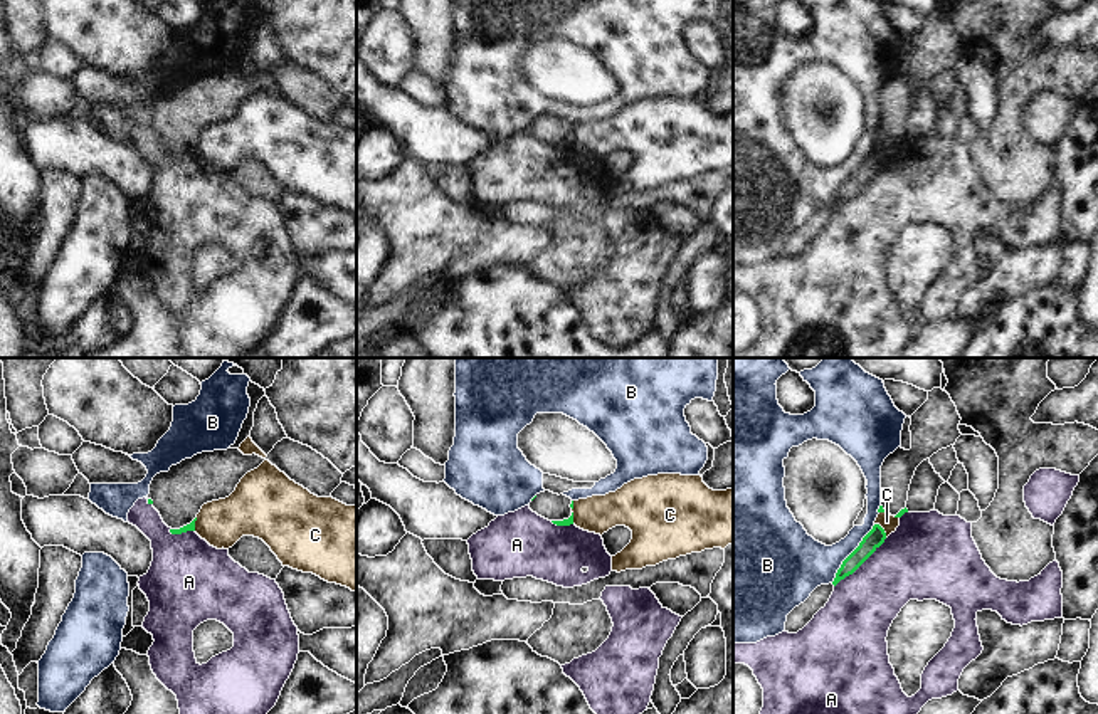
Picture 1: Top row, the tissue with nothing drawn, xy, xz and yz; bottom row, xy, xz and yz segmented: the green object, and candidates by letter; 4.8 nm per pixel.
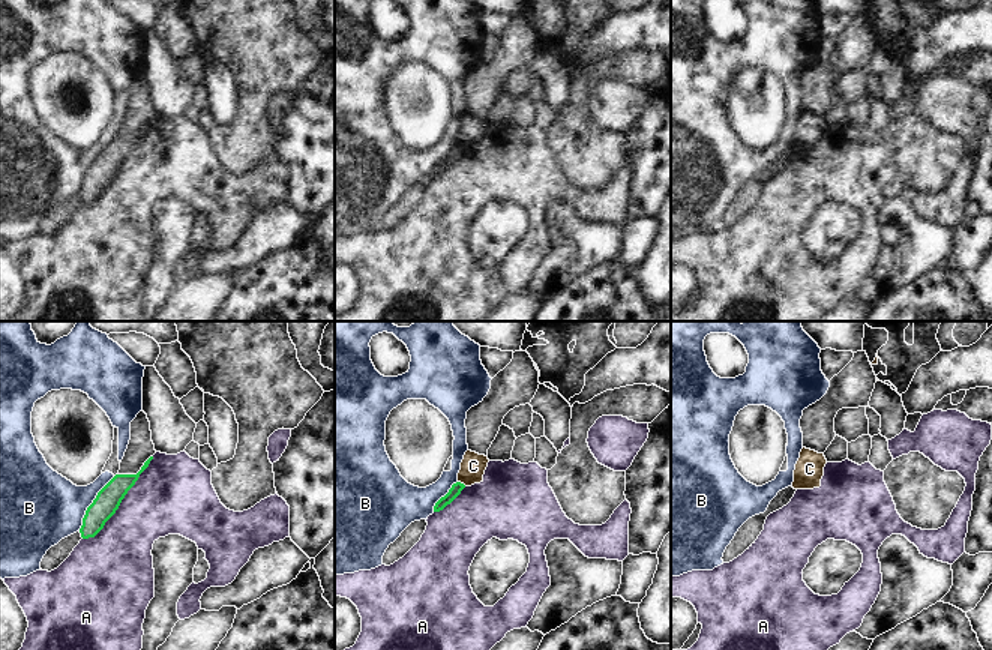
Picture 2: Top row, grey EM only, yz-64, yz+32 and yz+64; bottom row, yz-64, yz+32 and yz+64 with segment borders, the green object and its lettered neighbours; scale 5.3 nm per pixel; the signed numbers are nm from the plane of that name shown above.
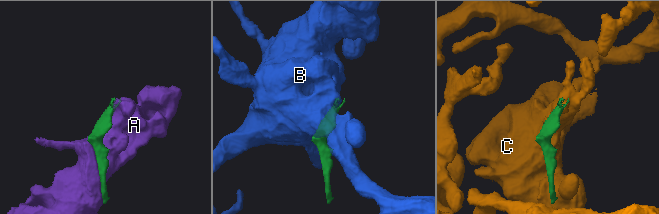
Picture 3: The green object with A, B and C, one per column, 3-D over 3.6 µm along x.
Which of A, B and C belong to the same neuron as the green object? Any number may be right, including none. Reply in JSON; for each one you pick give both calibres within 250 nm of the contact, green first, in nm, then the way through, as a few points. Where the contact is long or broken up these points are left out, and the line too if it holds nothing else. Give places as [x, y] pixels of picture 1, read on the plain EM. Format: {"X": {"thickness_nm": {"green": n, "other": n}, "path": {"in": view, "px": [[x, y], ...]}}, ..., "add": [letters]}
{"add": []}

